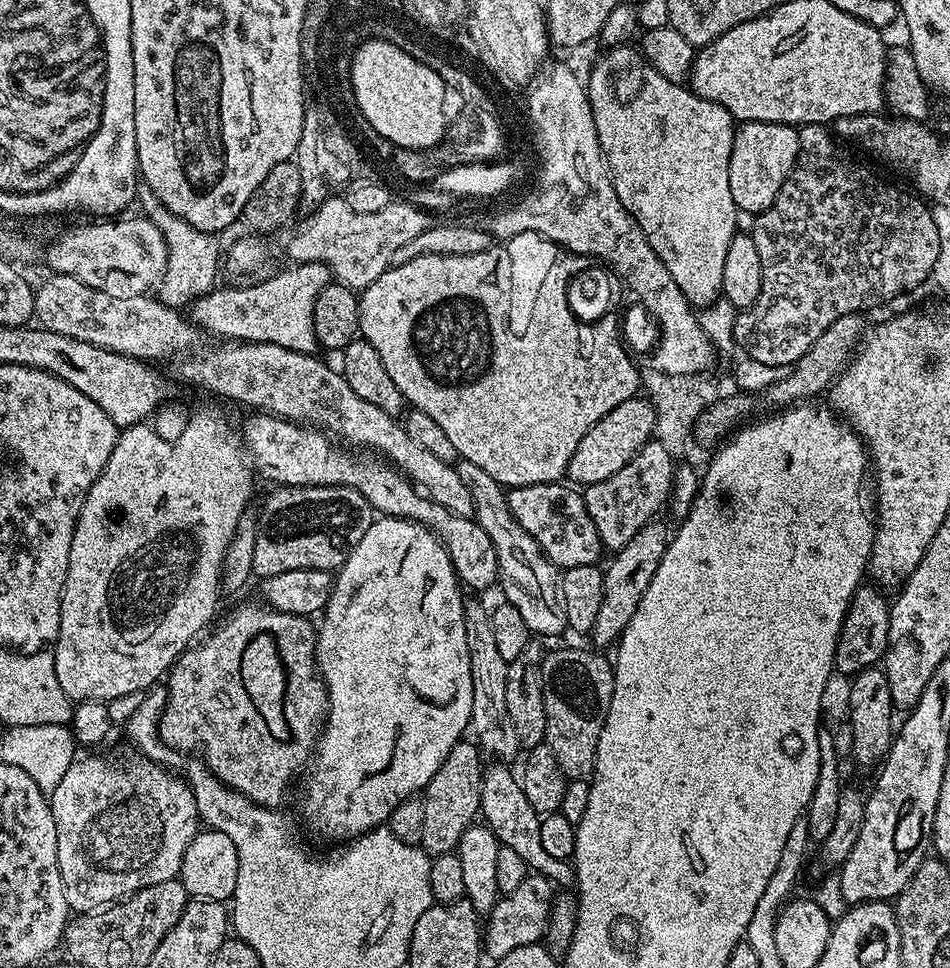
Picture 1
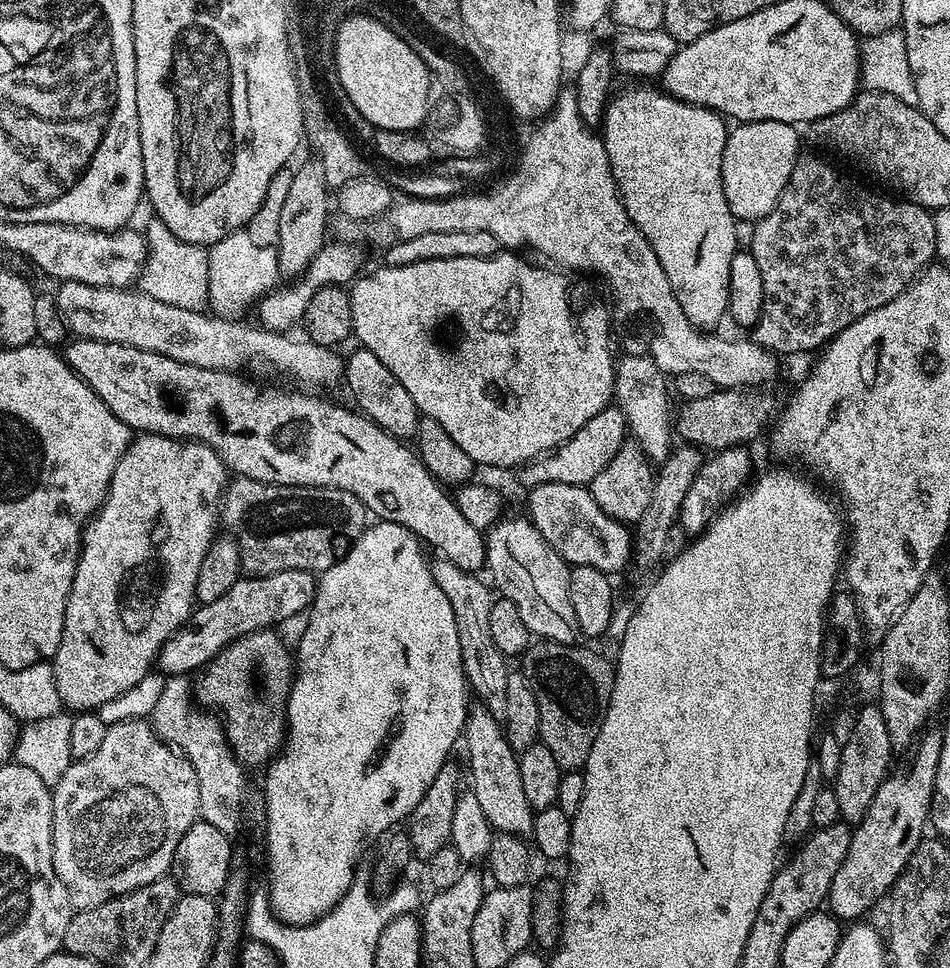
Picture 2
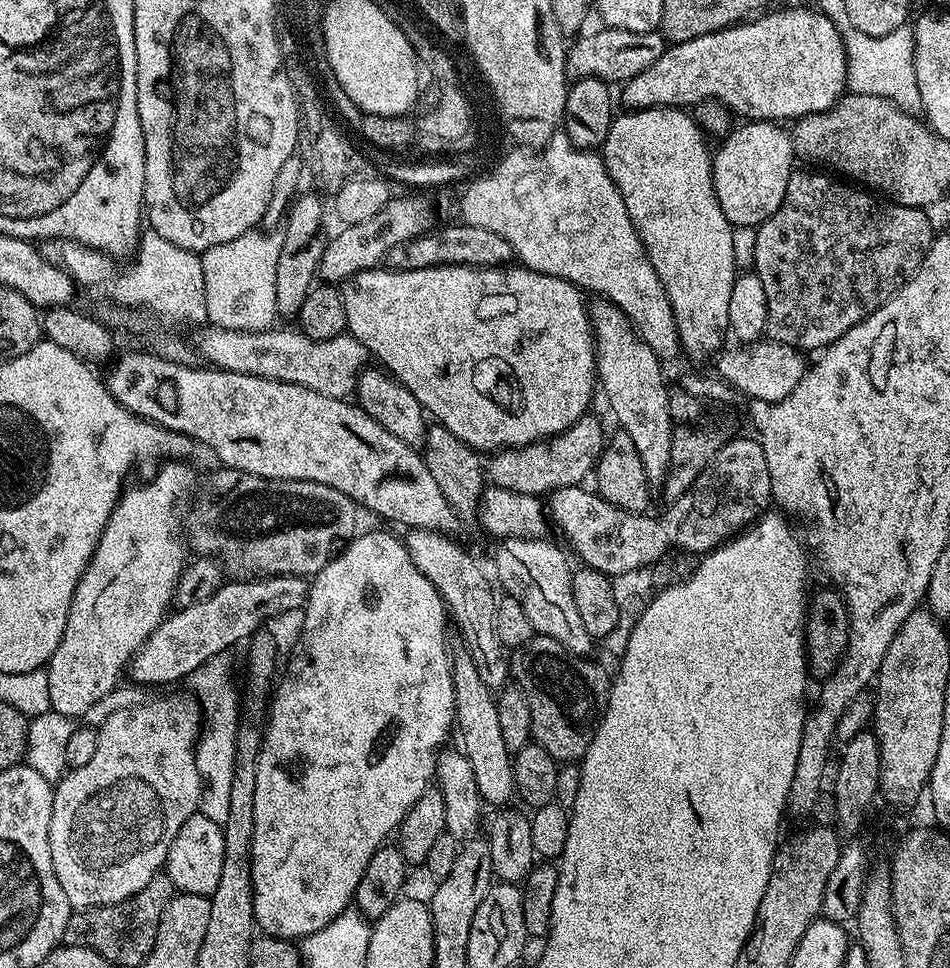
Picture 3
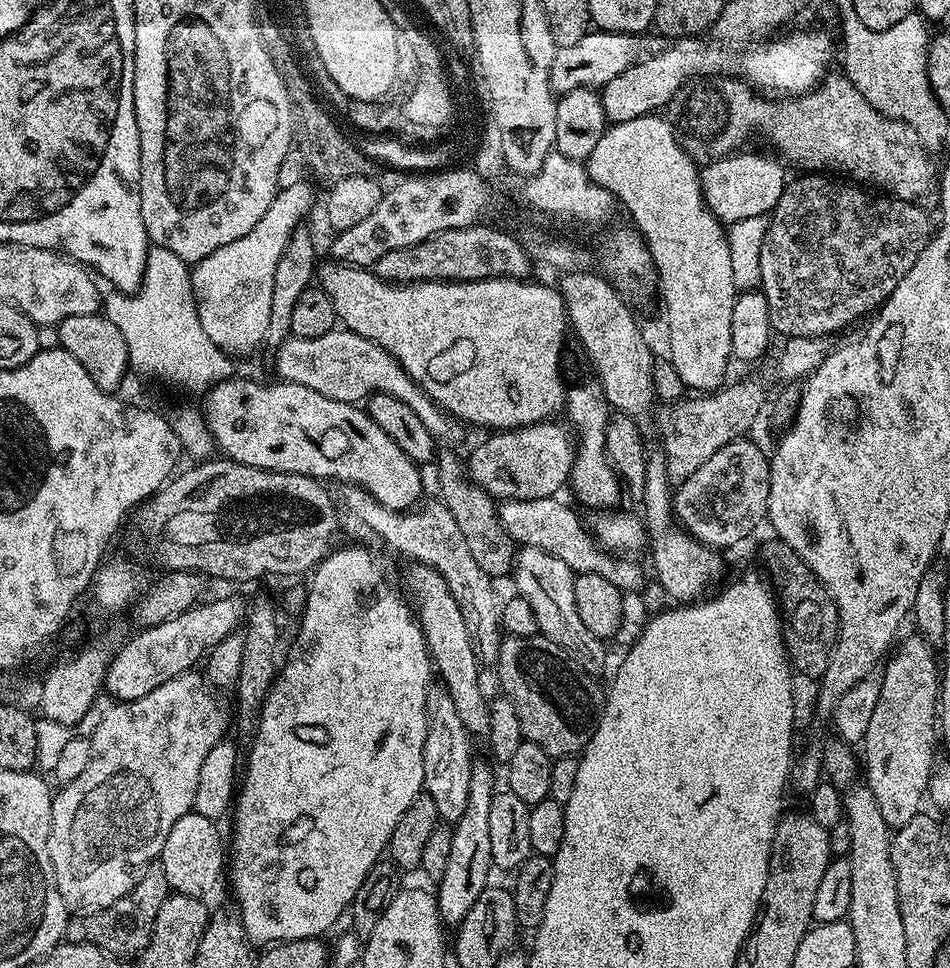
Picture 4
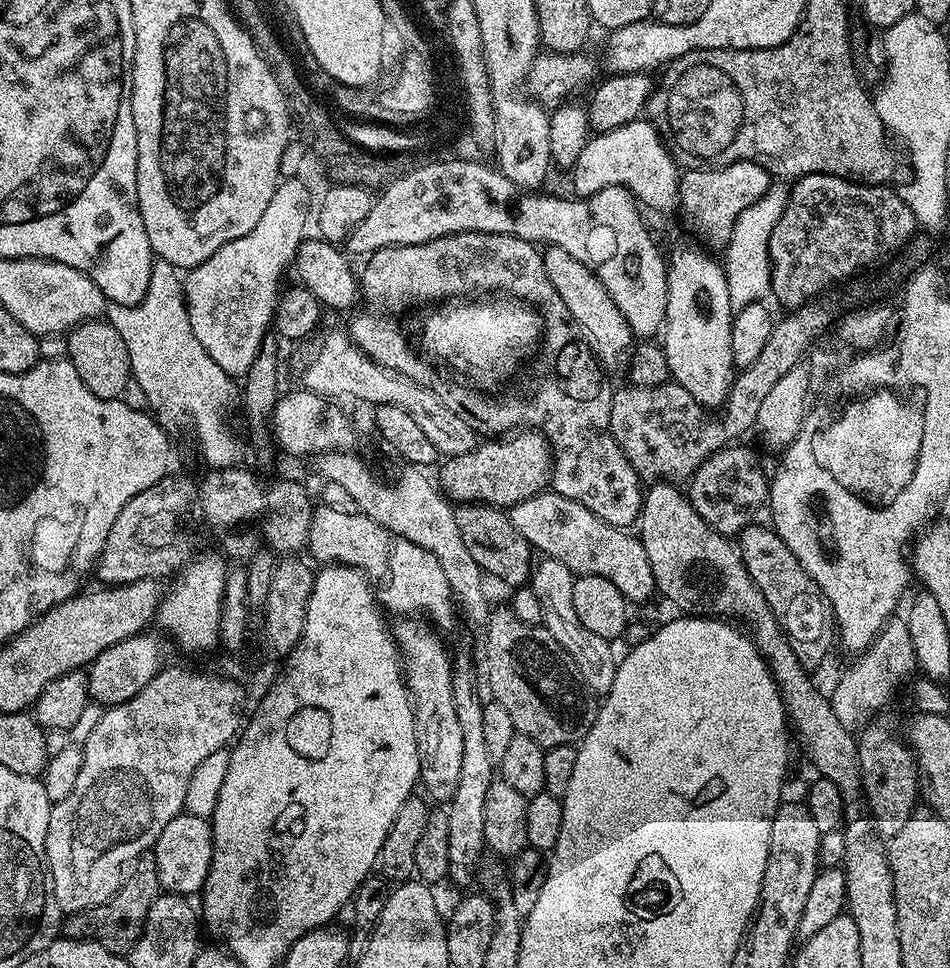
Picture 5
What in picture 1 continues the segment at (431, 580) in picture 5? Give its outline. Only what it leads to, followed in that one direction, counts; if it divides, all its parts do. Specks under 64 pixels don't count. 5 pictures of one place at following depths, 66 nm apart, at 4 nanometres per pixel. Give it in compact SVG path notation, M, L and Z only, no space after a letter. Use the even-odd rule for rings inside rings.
M492 762L489 768L487 765L483 769L479 810L483 823L495 834L503 847L514 850L514 854L522 857L522 862L526 862L526 866L535 875L545 876L556 886L571 885L576 879L575 867L567 860L559 860L553 858L551 854L546 854L540 836L540 816L526 799L519 779L508 768L511 767L507 763Z

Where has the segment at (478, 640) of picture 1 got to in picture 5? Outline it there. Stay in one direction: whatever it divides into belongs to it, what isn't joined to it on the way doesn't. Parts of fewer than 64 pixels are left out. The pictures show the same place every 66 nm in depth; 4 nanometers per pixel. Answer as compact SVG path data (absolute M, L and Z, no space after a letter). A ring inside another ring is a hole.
M343 451L338 452L325 452L317 457L315 457L314 464L316 464L316 468L321 472L322 475L325 476L326 479L329 480L332 484L337 484L338 487L341 488L342 491L345 492L346 495L349 496L350 499L353 500L355 507L359 509L359 511L363 512L364 515L369 516L376 524L381 524L386 528L386 530L390 530L394 534L398 534L402 538L406 538L410 542L414 542L414 546L422 546L422 550L430 550L430 554L434 554L434 558L438 558L438 563L442 565L442 570L446 570L446 582L450 582L450 586L452 587L453 597L459 602L459 605L462 607L462 612L469 616L470 619L473 620L474 623L483 625L485 621L487 621L490 615L490 607L488 608L488 596L484 593L484 580L486 581L485 573L481 572L480 567L478 566L478 562L474 562L474 558L470 558L470 550L466 550L466 542L462 542L462 534L458 534L458 522L454 522L454 514L456 513L456 508L453 507L451 503L446 499L443 492L441 492L432 481L427 480L426 477L423 476L421 469L416 466L404 466L401 467L400 472L400 481L397 482L393 488L387 488L386 485L383 484L382 481L379 480L378 477L375 476L374 473L371 472L370 469L367 468L366 465L363 464L362 461L359 460L356 456L348 456L352 454L345 454Z

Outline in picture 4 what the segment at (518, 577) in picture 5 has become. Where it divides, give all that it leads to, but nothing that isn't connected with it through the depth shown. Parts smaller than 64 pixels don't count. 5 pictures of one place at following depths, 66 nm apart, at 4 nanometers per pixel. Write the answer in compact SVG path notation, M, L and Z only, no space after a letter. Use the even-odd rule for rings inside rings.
M441 451L434 460L436 484L440 487L439 503L444 504L450 514L454 514L454 522L458 522L462 538L466 538L466 546L474 562L482 566L484 573L493 578L507 577L514 563L514 542L502 526L497 501L466 475L465 461L461 457L459 460L452 452L455 451Z

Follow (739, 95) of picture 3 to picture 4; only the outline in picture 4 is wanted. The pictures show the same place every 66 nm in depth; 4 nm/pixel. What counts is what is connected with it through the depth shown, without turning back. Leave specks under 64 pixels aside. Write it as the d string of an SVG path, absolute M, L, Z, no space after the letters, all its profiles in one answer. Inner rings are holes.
M804 28L797 32L787 32L773 35L763 42L749 43L743 49L745 52L736 57L728 53L731 51L727 47L716 42L707 44L702 40L704 38L675 39L669 43L672 44L669 48L654 53L646 60L637 59L635 64L622 70L618 78L610 78L610 82L604 84L600 97L609 125L659 113L664 110L660 108L666 107L679 94L683 84L688 84L699 76L720 78L725 74L735 73L749 88L754 88L761 94L771 94L776 98L803 96L829 75L832 40L824 32L807 32ZM735 68L736 72L732 72Z

